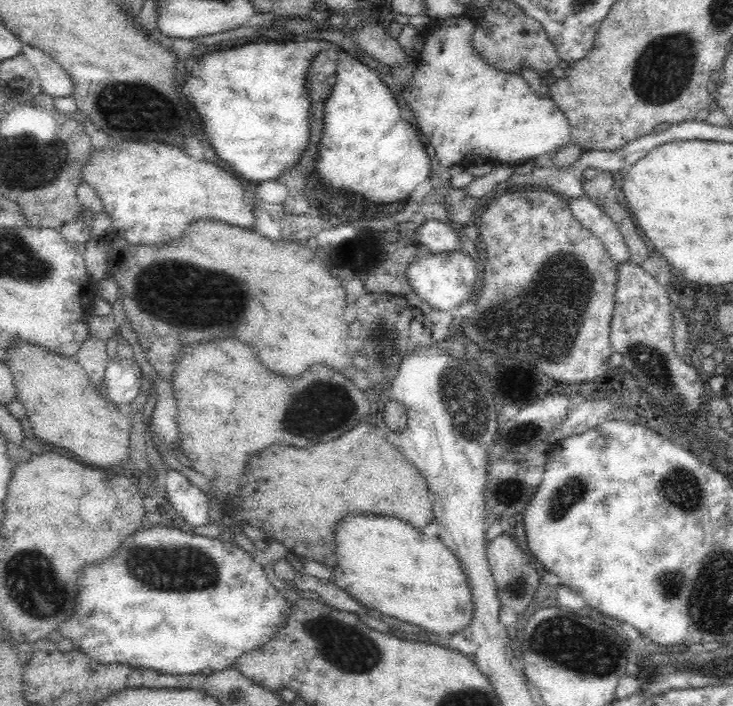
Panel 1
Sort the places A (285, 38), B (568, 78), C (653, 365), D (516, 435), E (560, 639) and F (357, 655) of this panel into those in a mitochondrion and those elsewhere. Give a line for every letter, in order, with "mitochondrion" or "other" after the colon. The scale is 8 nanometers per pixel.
A: other
B: other
C: mitochondrion
D: mitochondrion
E: mitochondrion
F: mitochondrion

